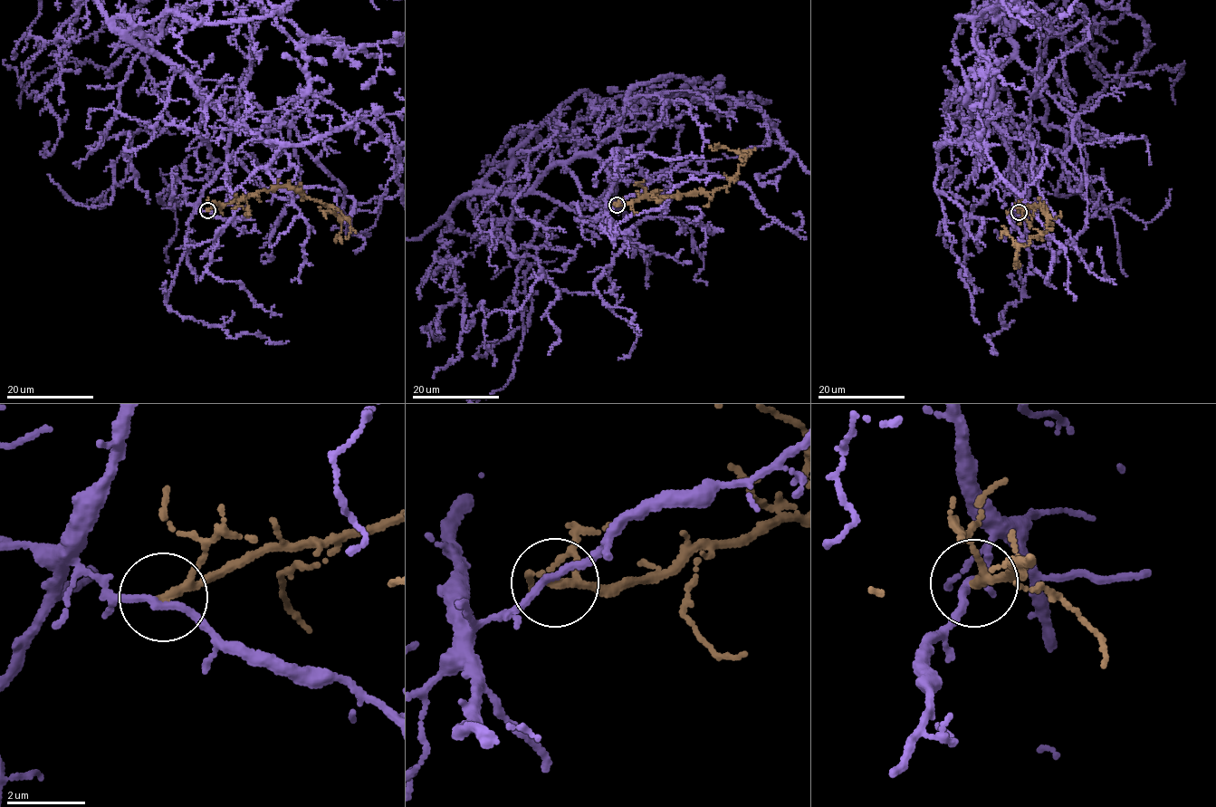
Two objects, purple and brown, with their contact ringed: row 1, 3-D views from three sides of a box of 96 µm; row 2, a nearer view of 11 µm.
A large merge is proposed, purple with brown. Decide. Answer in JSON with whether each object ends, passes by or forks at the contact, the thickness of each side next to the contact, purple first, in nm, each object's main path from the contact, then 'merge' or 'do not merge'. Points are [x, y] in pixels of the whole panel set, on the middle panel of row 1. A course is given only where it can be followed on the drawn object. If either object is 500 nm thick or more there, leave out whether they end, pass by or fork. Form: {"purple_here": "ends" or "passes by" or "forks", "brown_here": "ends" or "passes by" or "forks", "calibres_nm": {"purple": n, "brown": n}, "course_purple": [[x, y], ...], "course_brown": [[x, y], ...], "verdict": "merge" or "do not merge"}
{"purple_here": "passes by", "brown_here": "passes by", "calibres_nm": {"purple": 180, "brown": 180}, "course_purple": [[617, 205], [607, 209], [614, 181], [583, 155], [520, 194], [464, 195], [419, 238]], "course_brown": [[617, 205], [724, 187], [745, 161], [745, 152], [722, 146], [713, 149], [710, 146]], "verdict": "do not merge"}

